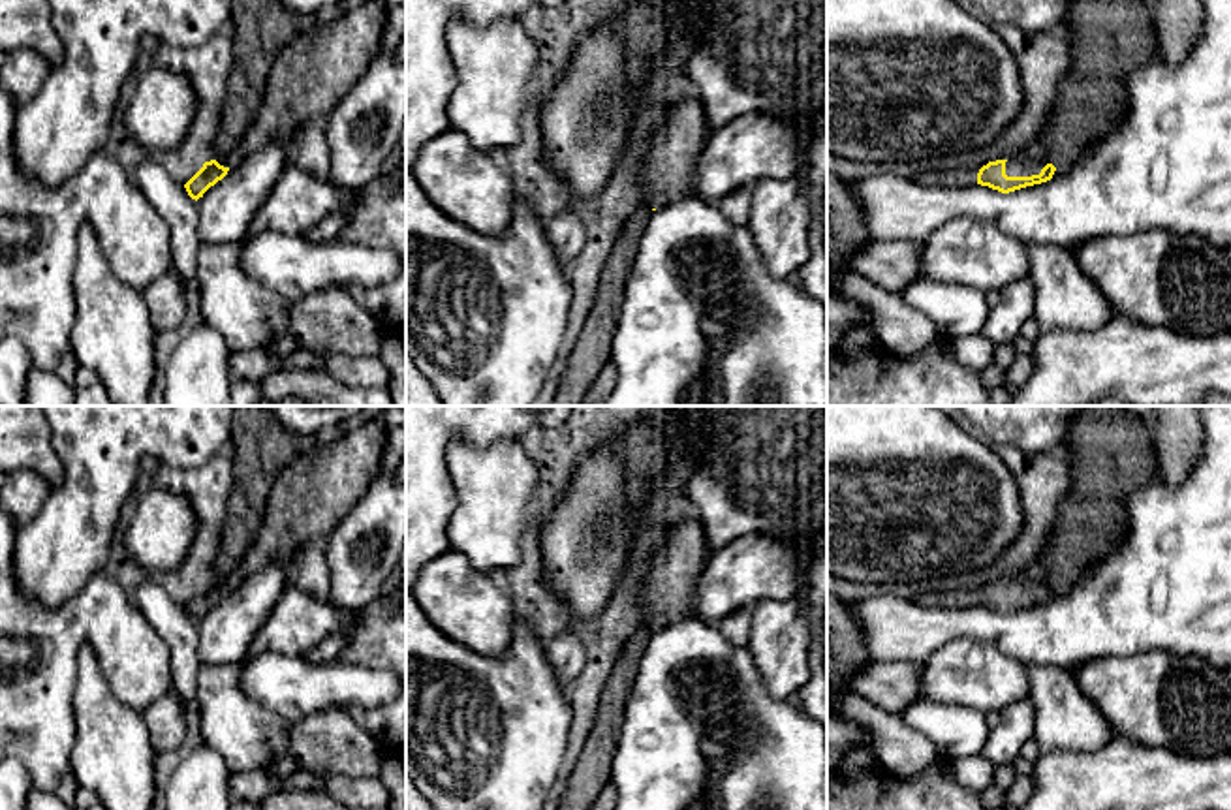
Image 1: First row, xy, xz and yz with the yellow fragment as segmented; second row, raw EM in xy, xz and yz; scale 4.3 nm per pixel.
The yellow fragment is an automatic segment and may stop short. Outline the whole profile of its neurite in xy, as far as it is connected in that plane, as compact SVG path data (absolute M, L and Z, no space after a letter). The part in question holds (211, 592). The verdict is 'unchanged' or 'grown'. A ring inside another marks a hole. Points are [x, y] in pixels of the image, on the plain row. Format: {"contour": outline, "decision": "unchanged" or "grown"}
{"contour": "M378 417L303 445L276 475L257 537L241 566L226 581L205 583L184 605L188 616L195 622L203 618L244 577L261 571L274 558L297 556L310 543L325 541L376 477L383 432L385 423Z", "decision": "grown"}

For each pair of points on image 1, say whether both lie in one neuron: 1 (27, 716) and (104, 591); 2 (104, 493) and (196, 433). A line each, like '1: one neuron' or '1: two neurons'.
1: one neuron
2: one neuron

